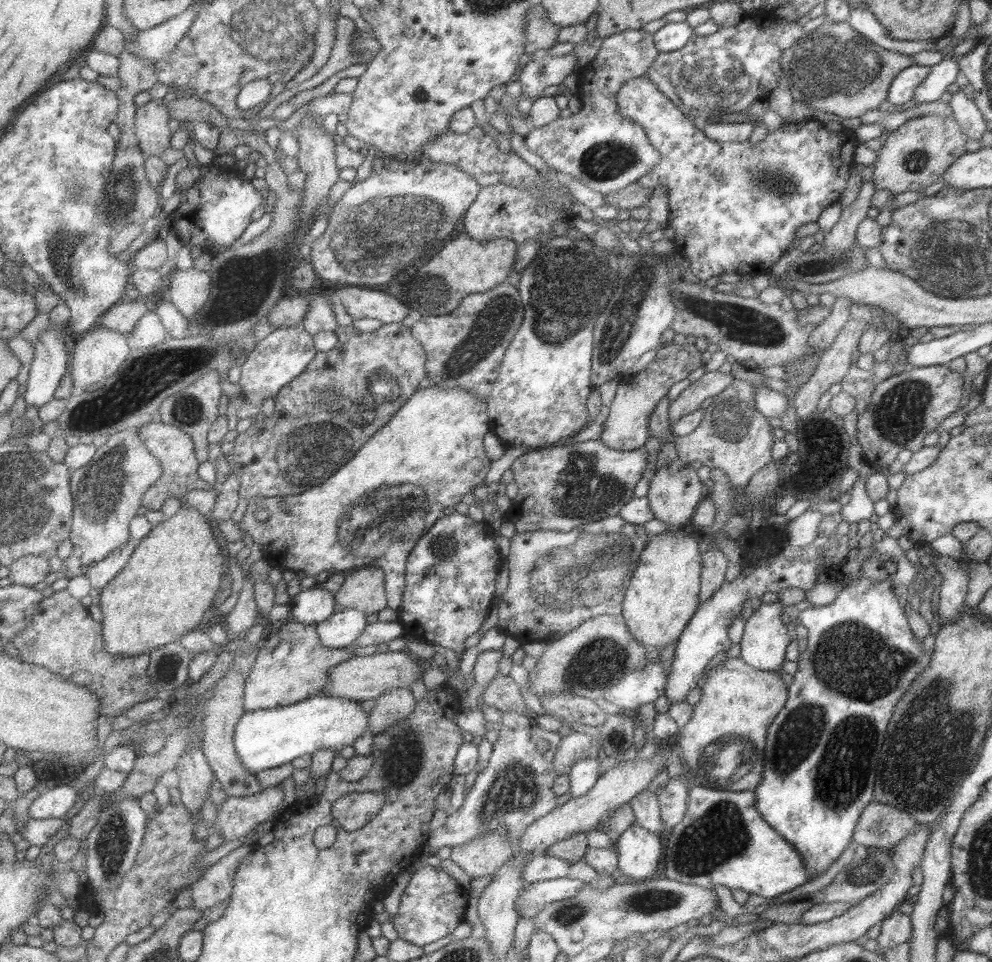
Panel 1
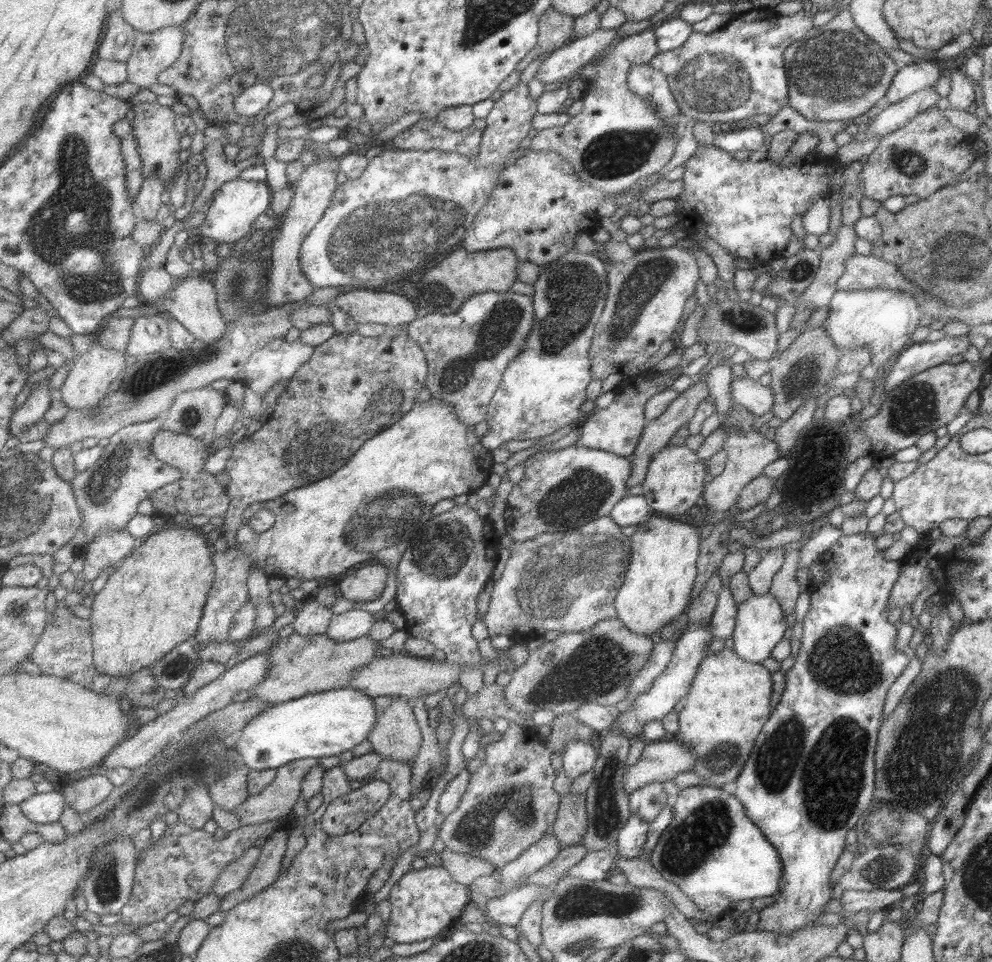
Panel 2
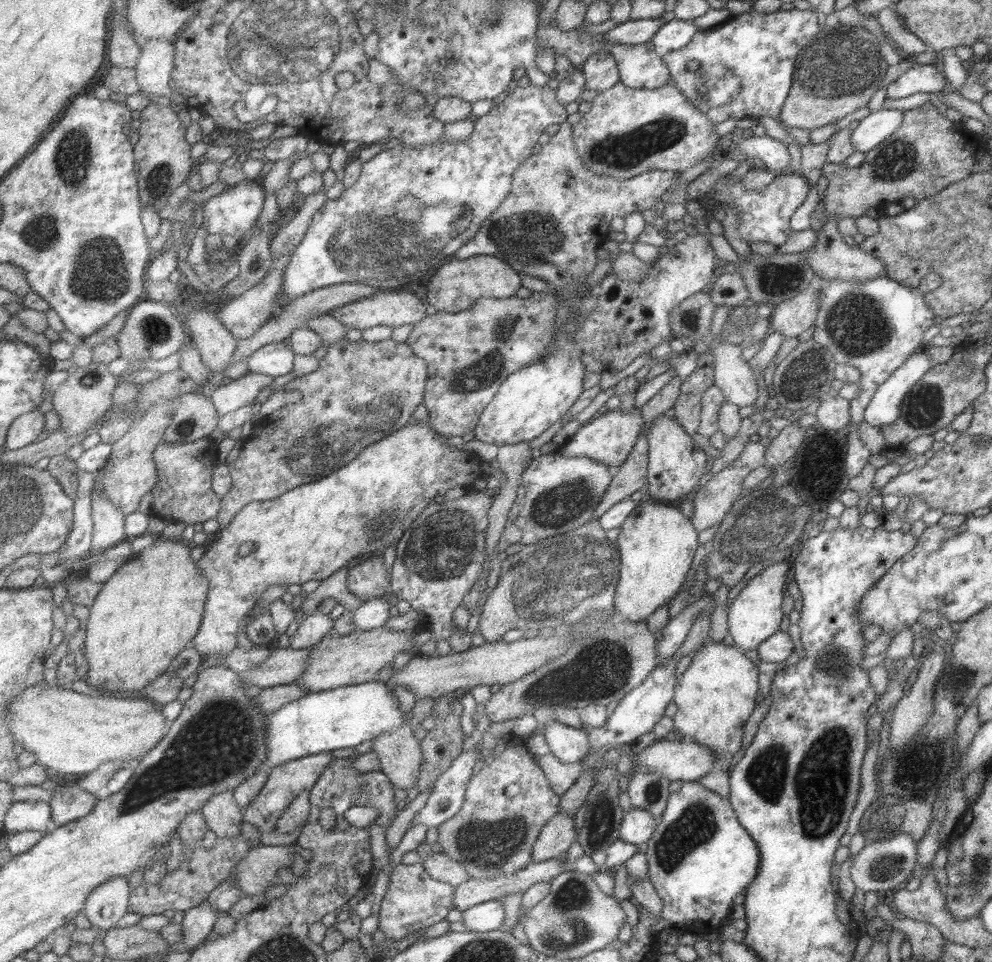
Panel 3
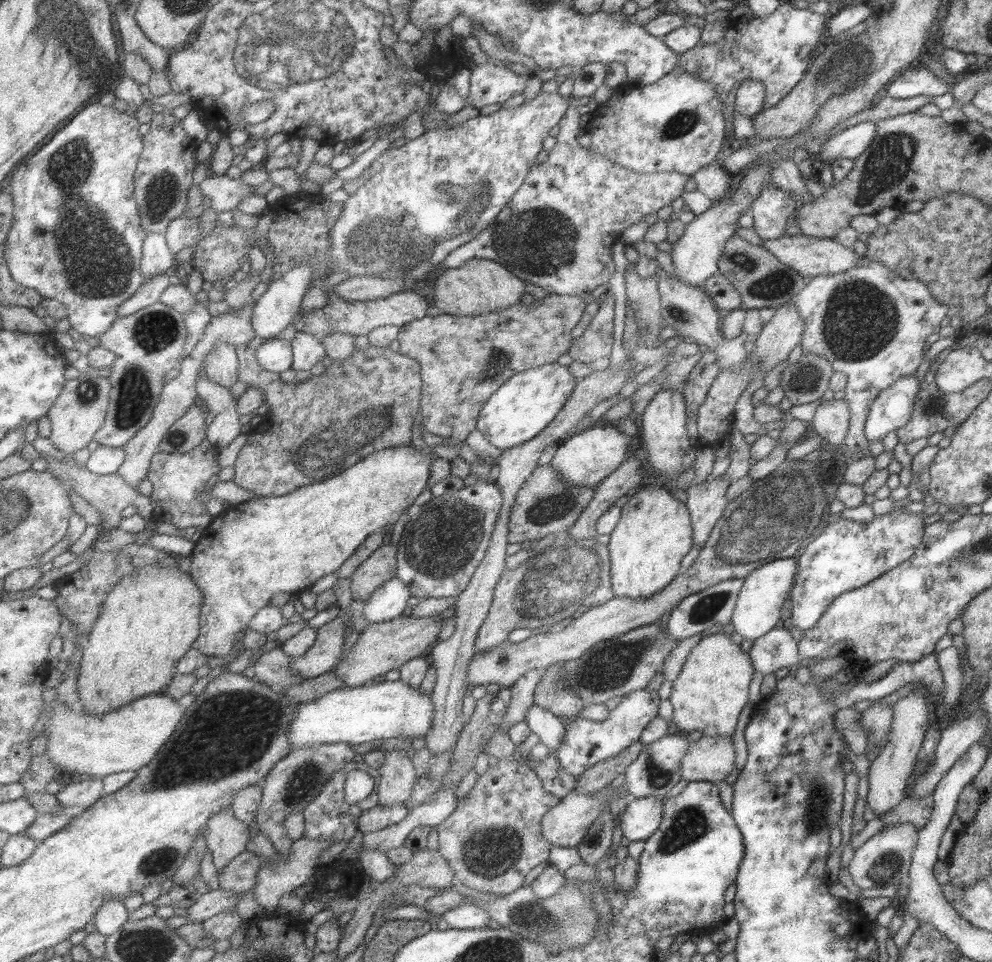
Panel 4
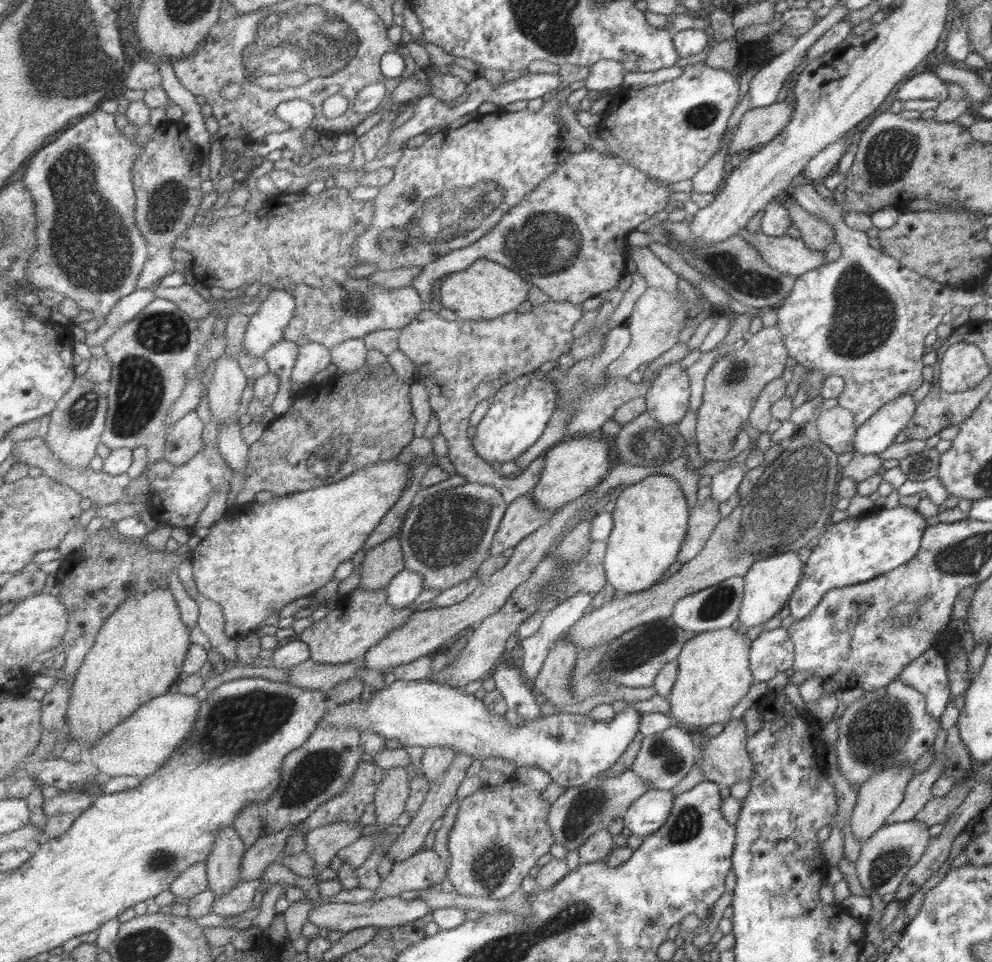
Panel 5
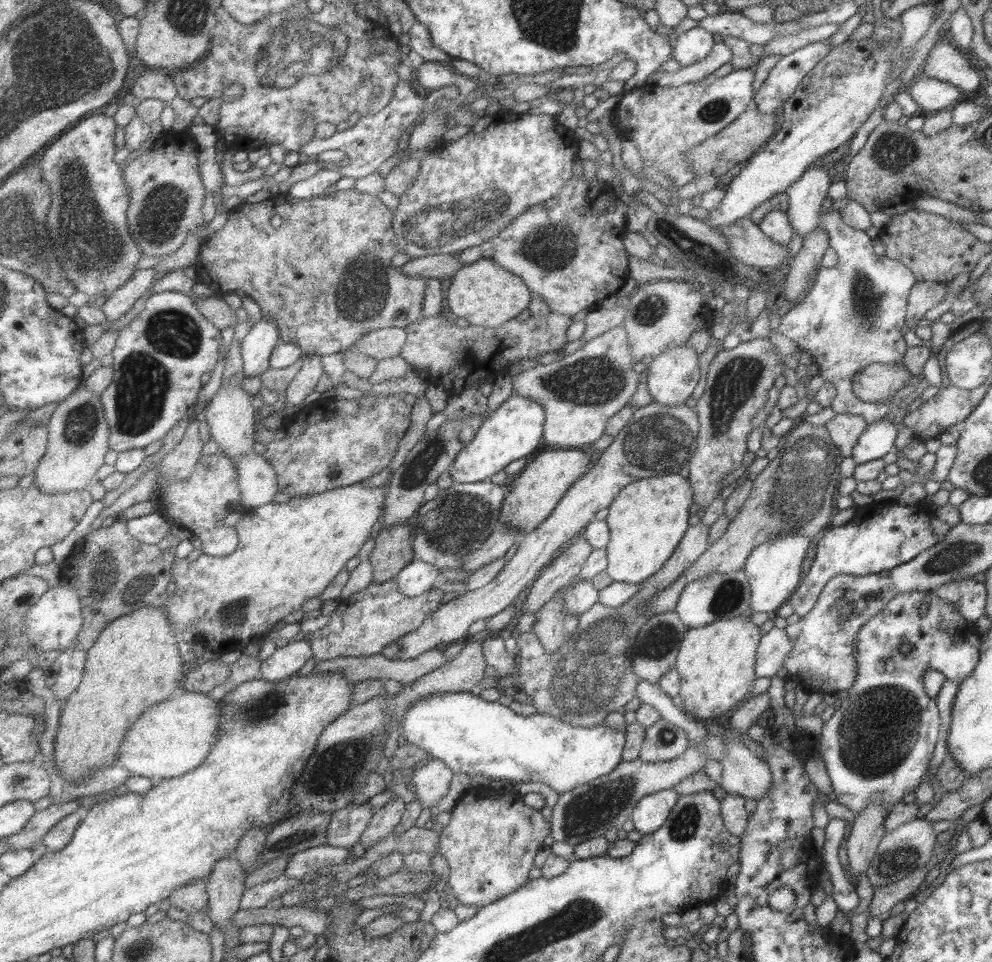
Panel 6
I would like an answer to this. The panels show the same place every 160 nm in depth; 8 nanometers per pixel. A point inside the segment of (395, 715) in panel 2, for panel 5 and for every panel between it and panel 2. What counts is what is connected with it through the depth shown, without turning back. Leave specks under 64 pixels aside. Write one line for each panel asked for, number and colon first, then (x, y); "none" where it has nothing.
3: (401, 756)
4: (399, 774)
5: (394, 792)

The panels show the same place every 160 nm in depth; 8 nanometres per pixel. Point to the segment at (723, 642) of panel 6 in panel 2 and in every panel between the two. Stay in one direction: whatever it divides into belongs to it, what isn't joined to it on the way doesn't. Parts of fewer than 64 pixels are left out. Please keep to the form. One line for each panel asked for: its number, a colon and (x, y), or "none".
2: (728, 702)
3: (715, 695)
4: (711, 689)
5: (713, 675)

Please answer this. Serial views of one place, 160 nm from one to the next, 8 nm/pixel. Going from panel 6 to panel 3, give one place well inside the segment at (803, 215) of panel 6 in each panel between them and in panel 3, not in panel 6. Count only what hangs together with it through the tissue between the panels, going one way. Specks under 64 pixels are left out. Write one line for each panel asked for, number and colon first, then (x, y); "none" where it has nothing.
3: (877, 126)
4: (847, 143)
5: (818, 168)

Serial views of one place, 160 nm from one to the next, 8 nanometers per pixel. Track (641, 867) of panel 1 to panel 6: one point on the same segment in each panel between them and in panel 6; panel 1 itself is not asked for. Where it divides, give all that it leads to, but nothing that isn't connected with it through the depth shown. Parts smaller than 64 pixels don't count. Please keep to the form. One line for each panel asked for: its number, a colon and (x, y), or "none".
2: (630, 838)
3: (637, 825)
4: (641, 817)
5: (644, 816)
6: (650, 812)

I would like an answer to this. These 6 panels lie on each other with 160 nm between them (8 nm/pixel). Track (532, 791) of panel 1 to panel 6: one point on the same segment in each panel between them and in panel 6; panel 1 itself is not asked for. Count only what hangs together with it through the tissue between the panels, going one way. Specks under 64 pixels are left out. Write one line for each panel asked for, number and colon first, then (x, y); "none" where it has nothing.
2: (511, 803)
3: (493, 835)
4: (495, 837)
5: (500, 832)
6: (492, 840)

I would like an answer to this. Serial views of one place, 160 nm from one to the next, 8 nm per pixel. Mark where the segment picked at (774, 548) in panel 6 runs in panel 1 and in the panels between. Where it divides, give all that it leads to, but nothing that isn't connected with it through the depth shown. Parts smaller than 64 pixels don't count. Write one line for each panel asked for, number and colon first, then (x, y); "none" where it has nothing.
1: (762, 644)
2: (759, 624)
3: (755, 614)
4: (764, 590)
5: (768, 583)

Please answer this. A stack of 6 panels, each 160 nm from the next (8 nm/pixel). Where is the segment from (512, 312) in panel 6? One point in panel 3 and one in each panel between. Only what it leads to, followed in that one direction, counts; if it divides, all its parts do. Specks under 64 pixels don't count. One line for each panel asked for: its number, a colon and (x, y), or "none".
3: (458, 285)
4: (481, 286)
5: (487, 290)

